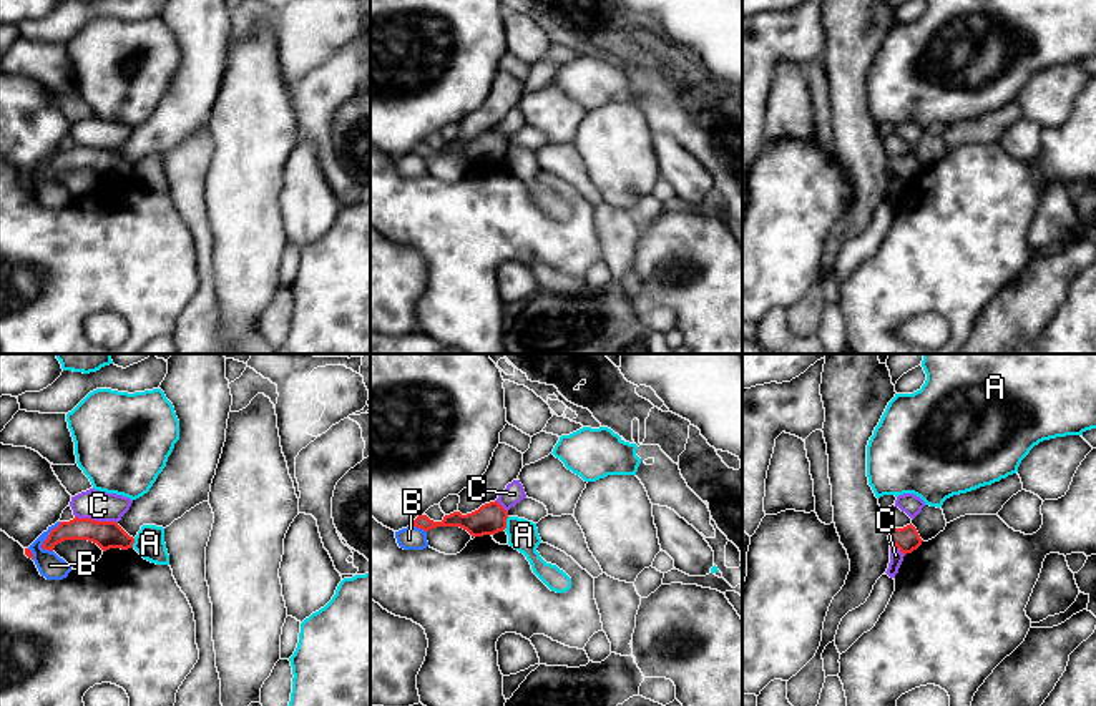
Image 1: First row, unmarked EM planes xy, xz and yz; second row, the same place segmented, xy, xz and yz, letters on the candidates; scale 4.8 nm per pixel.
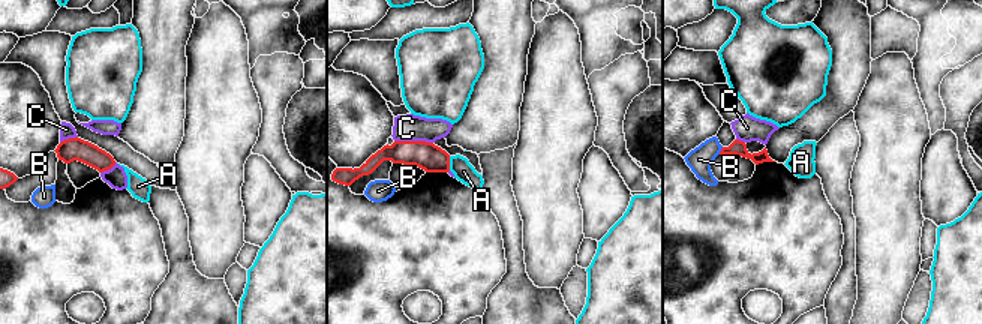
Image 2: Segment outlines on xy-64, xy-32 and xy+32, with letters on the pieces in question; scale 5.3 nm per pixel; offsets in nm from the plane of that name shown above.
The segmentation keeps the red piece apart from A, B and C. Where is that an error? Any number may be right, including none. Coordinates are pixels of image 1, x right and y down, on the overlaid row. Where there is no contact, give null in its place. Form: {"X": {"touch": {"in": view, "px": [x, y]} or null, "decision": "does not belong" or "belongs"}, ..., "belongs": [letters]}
{"A": {"touch": {"in": "xz", "px": [505, 524]}, "decision": "does not belong"}, "B": {"touch": {"in": "xy", "px": [48, 537]}, "decision": "does not belong"}, "C": {"touch": {"in": "xy", "px": [95, 520]}, "decision": "does not belong"}, "belongs": []}

